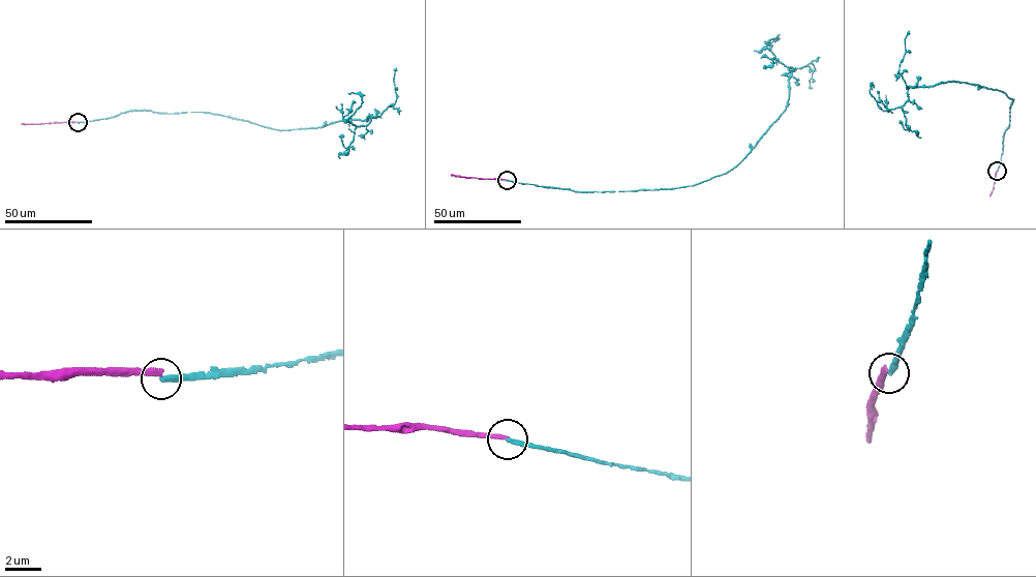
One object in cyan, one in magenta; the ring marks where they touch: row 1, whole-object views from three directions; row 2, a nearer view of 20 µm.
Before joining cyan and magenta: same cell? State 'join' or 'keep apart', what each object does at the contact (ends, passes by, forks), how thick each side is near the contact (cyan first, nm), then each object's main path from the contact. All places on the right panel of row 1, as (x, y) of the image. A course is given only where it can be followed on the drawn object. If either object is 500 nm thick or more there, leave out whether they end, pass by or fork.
keep apart; cyan ends there; magenta ends there; 280 nm thick on the cyan side, 280 nm on the other; cyan runs (997, 171), (1013, 99), (1004, 92), (954, 81), (913, 86), (905, 104), (884, 111), (870, 92), (874, 87); magenta runs (997, 171), (989, 195)

